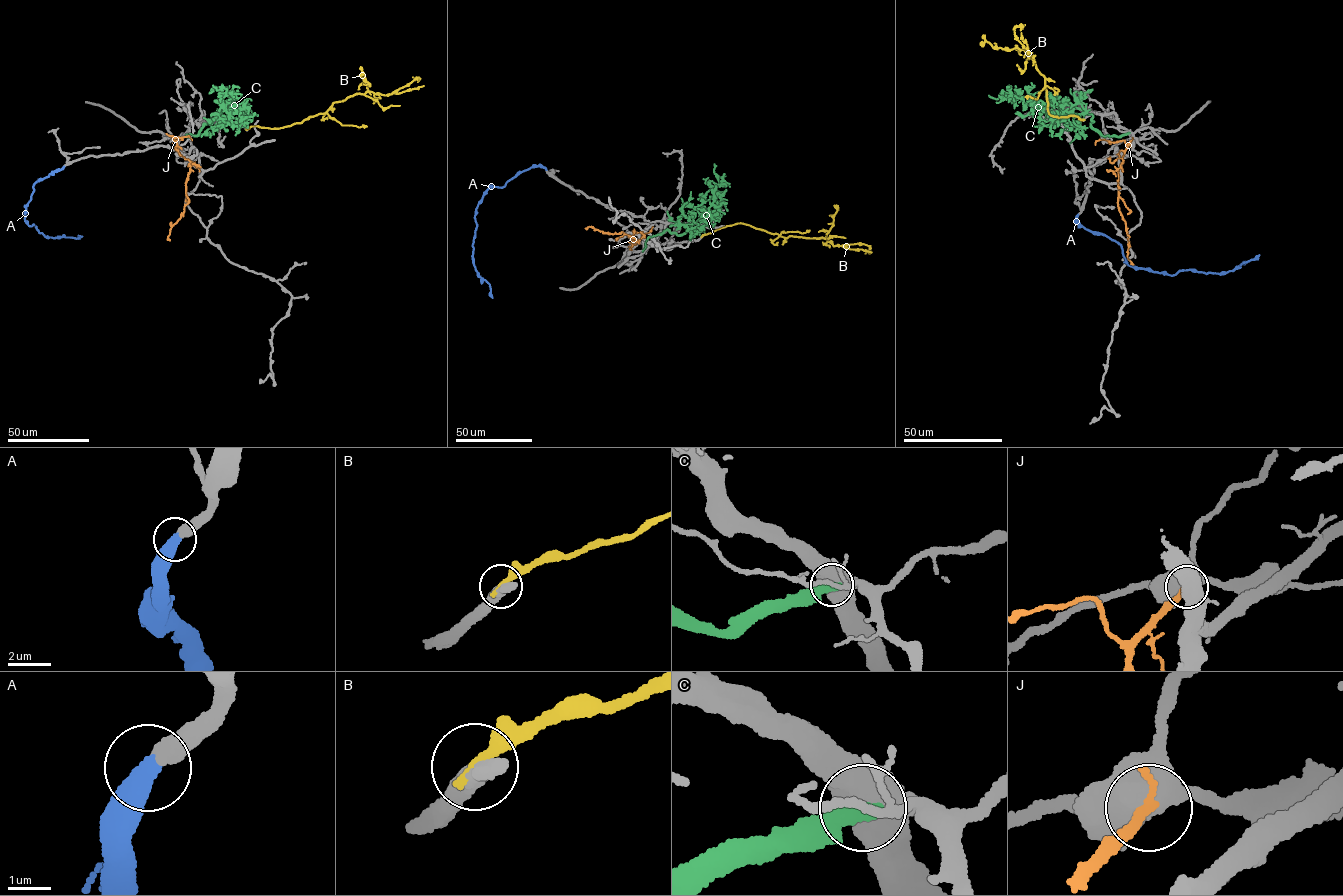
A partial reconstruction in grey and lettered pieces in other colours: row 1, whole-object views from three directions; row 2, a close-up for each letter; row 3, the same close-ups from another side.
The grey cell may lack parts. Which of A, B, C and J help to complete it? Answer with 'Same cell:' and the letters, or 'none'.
Same cell: A

